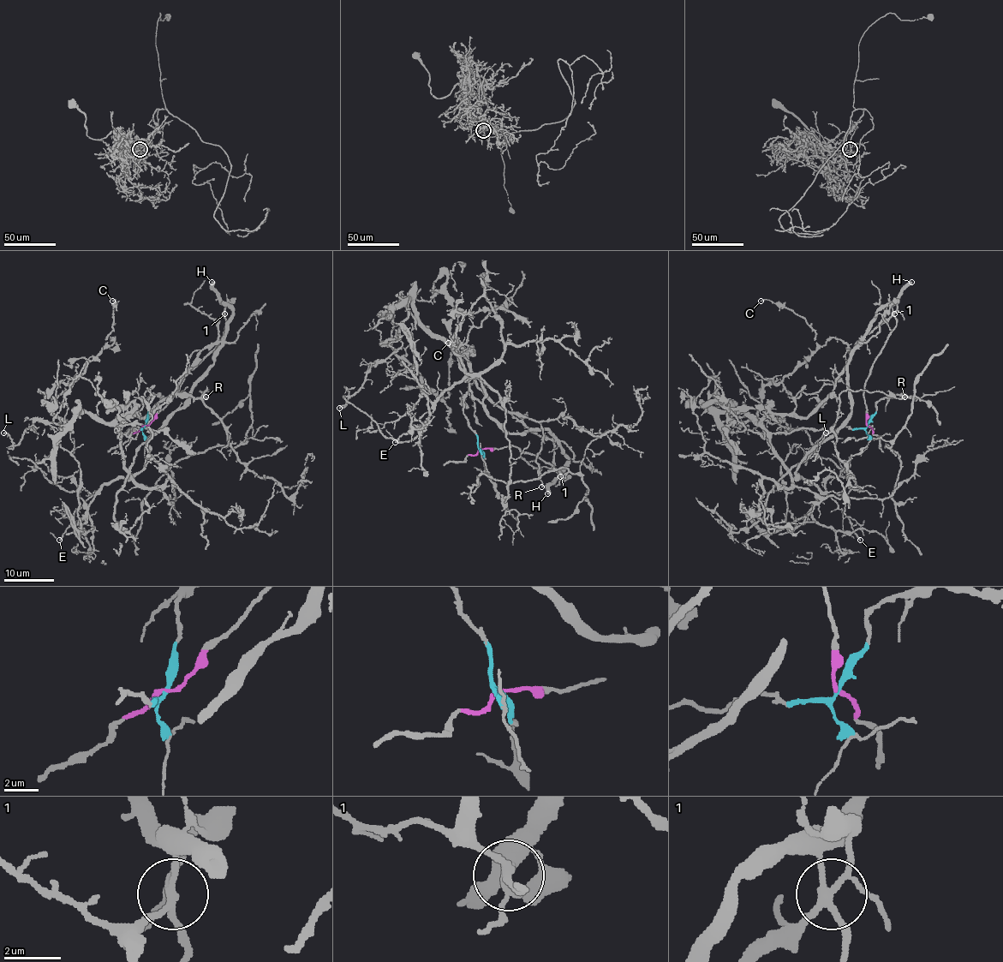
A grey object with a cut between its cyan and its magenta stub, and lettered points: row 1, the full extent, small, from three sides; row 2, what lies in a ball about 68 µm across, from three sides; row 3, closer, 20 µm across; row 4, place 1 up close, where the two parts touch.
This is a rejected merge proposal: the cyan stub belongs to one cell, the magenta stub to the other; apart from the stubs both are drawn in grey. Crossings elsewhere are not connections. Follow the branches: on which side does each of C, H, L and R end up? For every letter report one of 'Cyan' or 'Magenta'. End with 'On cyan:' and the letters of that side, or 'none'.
C: Cyan
H: Magenta
L: Cyan
R: Cyan
On cyan: C, L, R

